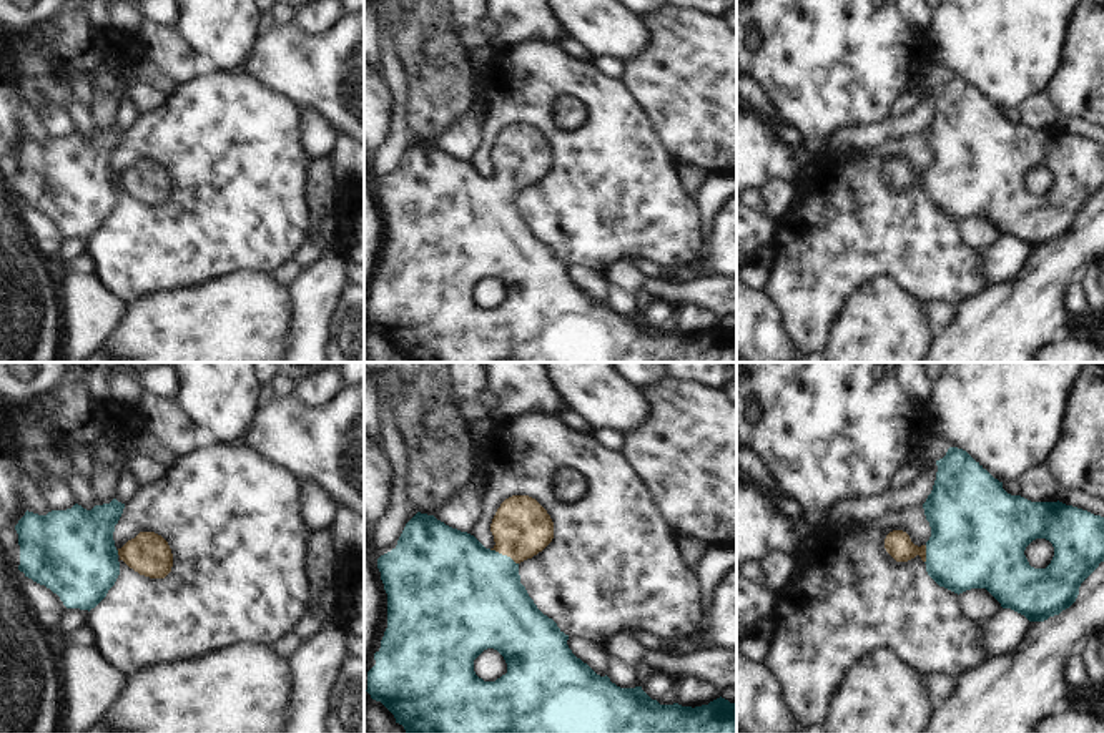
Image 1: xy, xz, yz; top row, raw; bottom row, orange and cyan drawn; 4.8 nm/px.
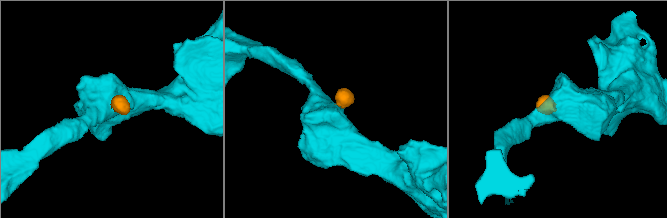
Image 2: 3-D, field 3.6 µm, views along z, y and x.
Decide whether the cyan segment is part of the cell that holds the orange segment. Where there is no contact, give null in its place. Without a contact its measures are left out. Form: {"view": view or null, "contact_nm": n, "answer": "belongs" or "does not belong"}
{"view": "xz", "contact_nm": 160, "answer": "belongs"}

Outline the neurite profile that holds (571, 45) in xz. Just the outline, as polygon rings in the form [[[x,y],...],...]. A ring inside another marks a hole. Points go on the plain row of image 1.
[[[574,37],[564,38],[559,47],[579,60],[594,61],[594,55]]]

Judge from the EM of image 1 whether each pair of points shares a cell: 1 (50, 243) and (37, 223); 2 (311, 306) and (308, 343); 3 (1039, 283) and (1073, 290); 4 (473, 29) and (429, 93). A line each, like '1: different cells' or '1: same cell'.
1: same cell
2: same cell
3: different cells
4: different cells

